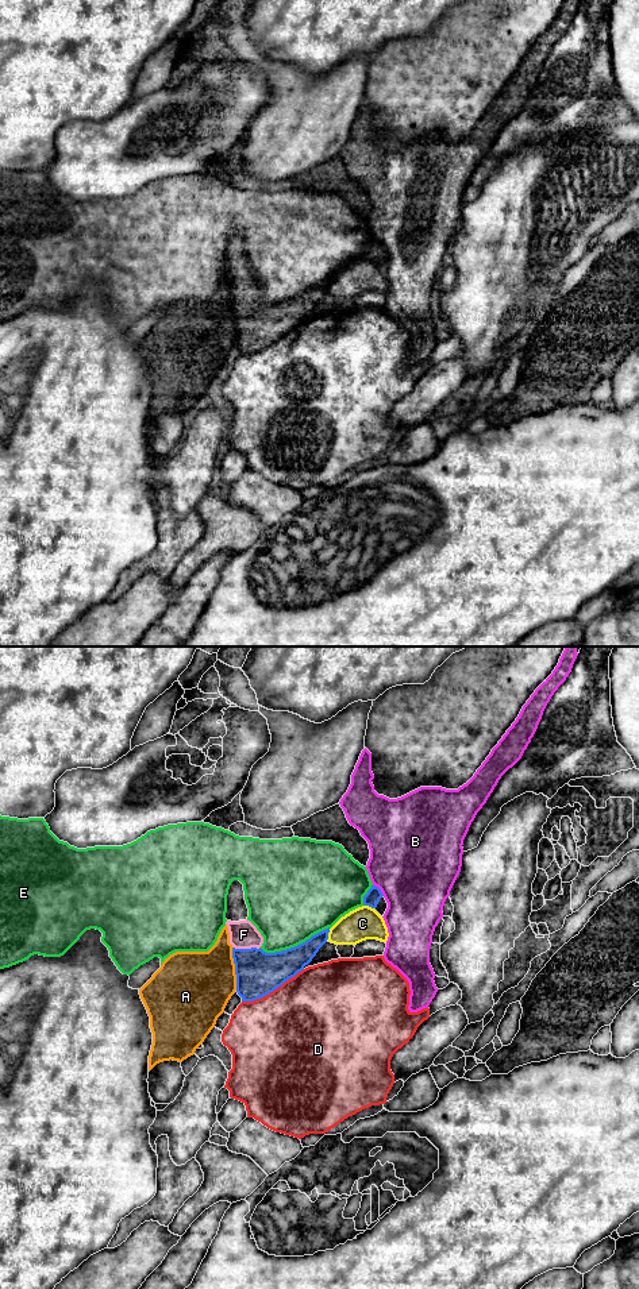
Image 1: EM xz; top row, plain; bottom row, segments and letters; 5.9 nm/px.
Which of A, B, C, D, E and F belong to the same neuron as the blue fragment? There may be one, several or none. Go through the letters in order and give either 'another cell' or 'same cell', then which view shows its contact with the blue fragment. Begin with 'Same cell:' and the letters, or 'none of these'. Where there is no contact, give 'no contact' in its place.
Same cell: F
A: another cell; contact in xz
B: another cell; contact in xz
C: another cell; contact in xz
D: another cell; contact in xz
E: another cell; contact in xz
F: same cell; contact in xz

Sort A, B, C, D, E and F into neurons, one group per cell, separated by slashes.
A / B / C / D / E / F

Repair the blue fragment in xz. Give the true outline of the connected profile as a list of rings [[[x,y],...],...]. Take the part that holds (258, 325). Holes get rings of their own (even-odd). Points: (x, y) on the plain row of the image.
[[[234,232],[227,247],[226,277],[232,297],[236,344],[242,354],[254,354],[301,324],[327,294],[330,279],[295,300],[266,305],[261,301],[263,289],[247,269],[243,236]]]

